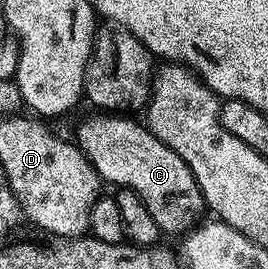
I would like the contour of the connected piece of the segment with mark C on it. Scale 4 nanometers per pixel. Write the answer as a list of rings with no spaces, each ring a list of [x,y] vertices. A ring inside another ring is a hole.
[[[107,111],[93,112],[93,117],[88,117],[76,129],[75,144],[86,155],[86,159],[94,167],[96,174],[100,176],[101,182],[108,181],[120,189],[129,189],[142,199],[146,211],[158,223],[158,227],[165,233],[181,234],[187,227],[193,226],[200,212],[205,212],[204,196],[186,163],[170,147],[162,144],[154,134],[149,131],[147,124],[136,122],[137,118],[132,115],[121,115]]]

